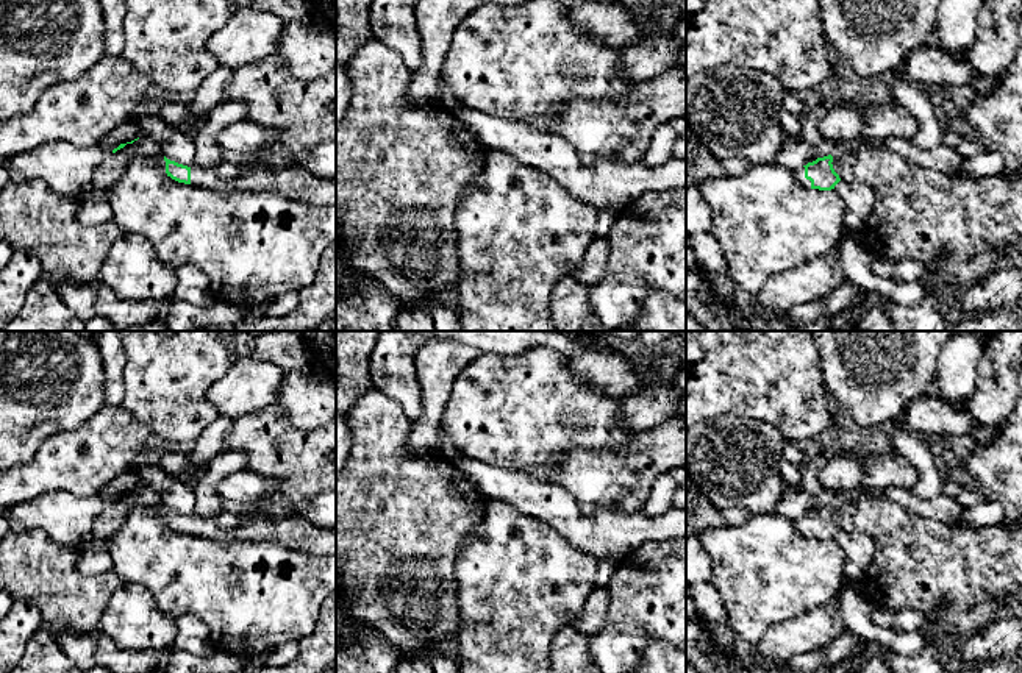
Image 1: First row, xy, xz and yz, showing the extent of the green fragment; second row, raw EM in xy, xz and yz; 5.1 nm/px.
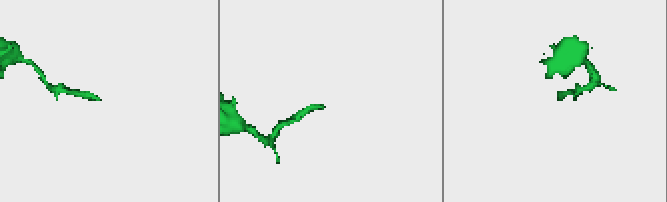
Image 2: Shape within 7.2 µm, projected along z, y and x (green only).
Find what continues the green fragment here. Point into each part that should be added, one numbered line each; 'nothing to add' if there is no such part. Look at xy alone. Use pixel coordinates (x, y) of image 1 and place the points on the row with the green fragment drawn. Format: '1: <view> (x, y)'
1: xy (294, 181)

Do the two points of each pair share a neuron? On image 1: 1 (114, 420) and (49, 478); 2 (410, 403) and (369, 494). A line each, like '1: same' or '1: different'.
1: same
2: different

